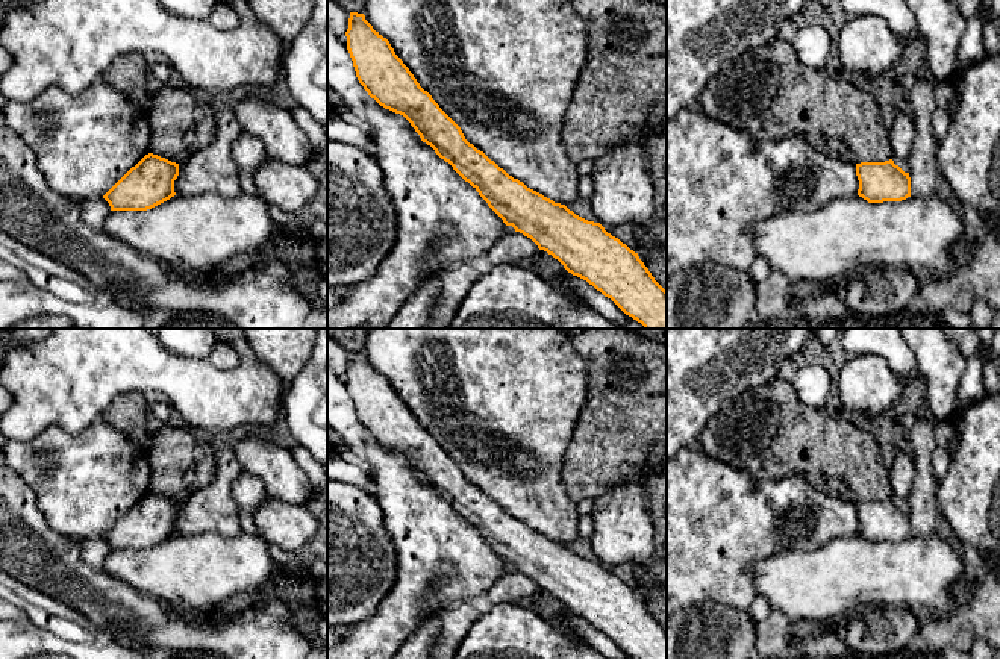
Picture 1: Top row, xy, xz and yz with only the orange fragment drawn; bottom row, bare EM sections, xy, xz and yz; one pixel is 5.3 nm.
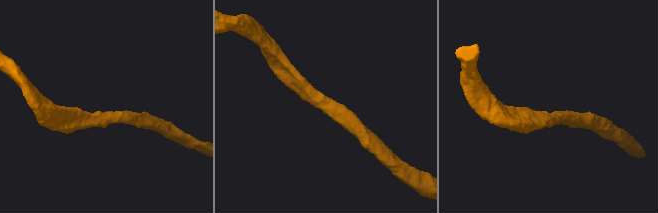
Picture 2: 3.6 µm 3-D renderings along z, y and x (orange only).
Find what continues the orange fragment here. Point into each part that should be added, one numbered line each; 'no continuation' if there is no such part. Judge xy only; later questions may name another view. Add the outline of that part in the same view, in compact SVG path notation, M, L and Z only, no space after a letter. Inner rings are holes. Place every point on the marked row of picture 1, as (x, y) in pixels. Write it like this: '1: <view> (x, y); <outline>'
no continuation

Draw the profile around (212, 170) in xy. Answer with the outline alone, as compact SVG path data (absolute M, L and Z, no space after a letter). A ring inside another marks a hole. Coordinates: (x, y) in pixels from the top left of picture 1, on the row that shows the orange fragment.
M236 105L218 108L215 120L215 138L186 162L179 164L176 195L217 194L233 198L242 191L238 165L232 156L232 145L244 132L236 118Z

